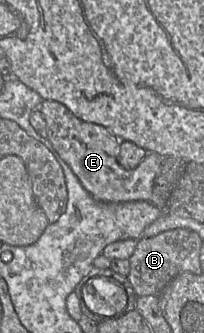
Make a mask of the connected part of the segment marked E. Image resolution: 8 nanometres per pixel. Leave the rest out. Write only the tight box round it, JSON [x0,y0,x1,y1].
[38,100,164,203]

